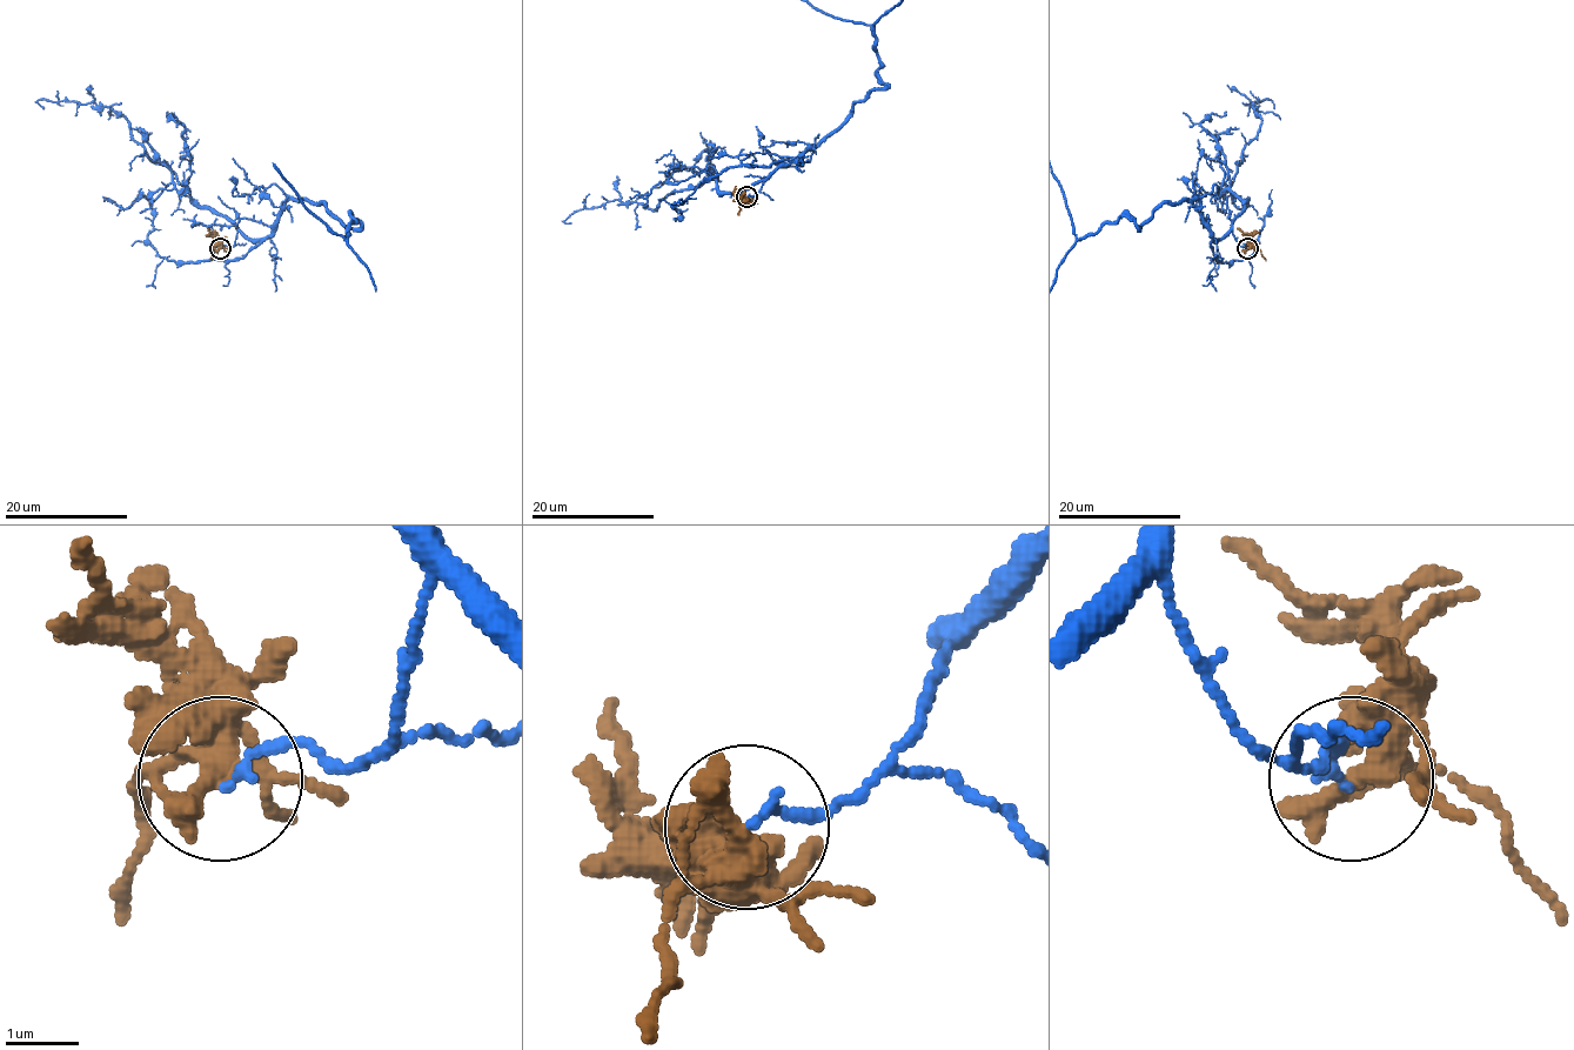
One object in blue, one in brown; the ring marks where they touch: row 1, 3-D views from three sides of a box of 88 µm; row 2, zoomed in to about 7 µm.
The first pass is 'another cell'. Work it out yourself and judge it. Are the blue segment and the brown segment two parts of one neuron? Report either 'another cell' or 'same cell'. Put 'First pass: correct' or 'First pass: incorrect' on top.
First pass: correct
another cell

